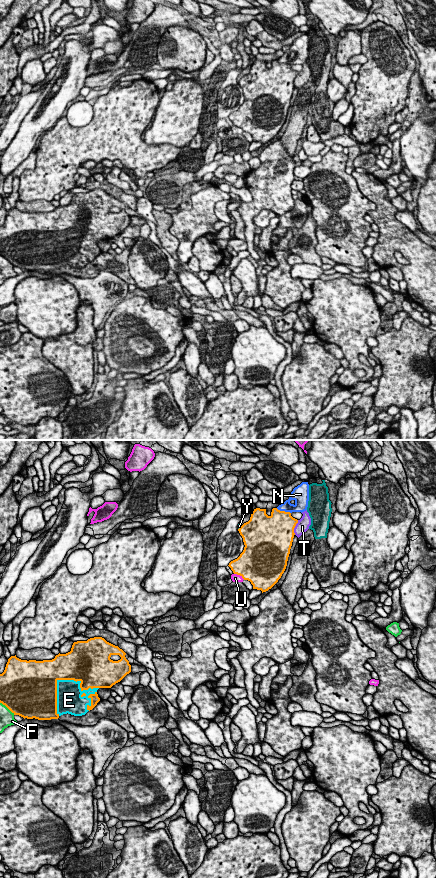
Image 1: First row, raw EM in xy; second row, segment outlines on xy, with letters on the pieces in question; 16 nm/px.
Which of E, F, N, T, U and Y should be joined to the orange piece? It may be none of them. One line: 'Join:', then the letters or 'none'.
Join: E

